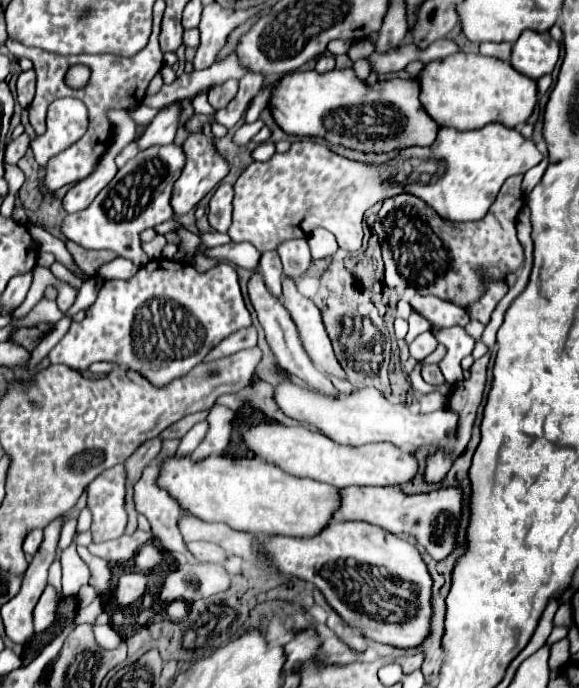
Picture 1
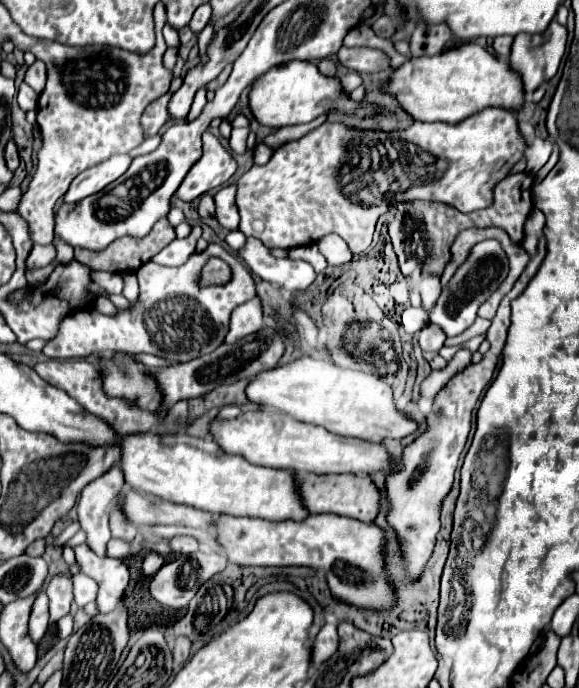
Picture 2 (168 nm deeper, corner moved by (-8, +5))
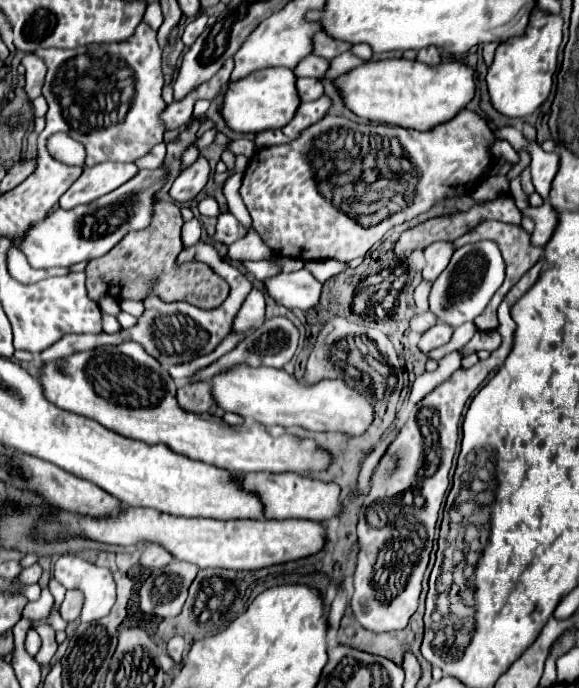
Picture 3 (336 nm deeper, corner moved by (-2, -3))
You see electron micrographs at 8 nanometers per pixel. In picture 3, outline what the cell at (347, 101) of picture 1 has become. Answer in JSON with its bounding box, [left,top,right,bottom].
[221,68,299,134]

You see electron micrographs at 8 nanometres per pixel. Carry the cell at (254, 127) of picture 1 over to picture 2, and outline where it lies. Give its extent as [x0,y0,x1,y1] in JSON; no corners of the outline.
[229,128,251,152]

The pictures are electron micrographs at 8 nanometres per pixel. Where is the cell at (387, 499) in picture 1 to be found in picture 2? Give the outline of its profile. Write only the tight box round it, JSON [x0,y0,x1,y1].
[299,474,381,522]

